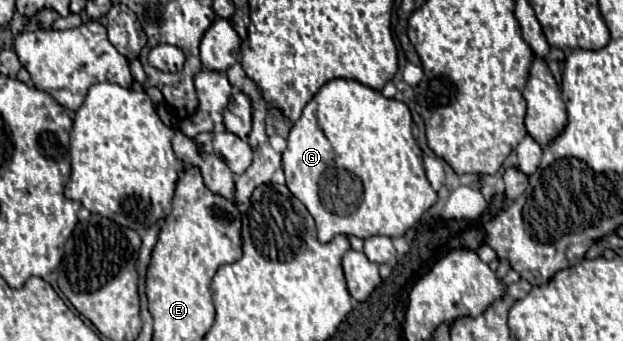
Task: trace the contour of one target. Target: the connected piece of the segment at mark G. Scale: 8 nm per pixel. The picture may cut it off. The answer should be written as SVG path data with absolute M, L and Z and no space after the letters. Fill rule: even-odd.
M332 79L328 81L324 87L320 87L320 91L312 97L312 101L304 107L302 117L292 125L290 135L288 135L288 147L282 153L284 161L284 173L286 173L286 185L292 191L294 197L298 197L308 211L312 213L316 227L318 227L318 241L320 243L328 243L332 237L336 237L338 233L344 235L356 235L360 239L368 239L374 235L386 235L386 237L400 237L404 235L422 215L428 207L432 207L436 203L436 191L432 189L430 181L426 179L426 173L422 169L422 151L412 135L412 117L410 117L410 109L406 107L406 103L396 101L396 99L386 99L380 91L366 87L354 79Z

